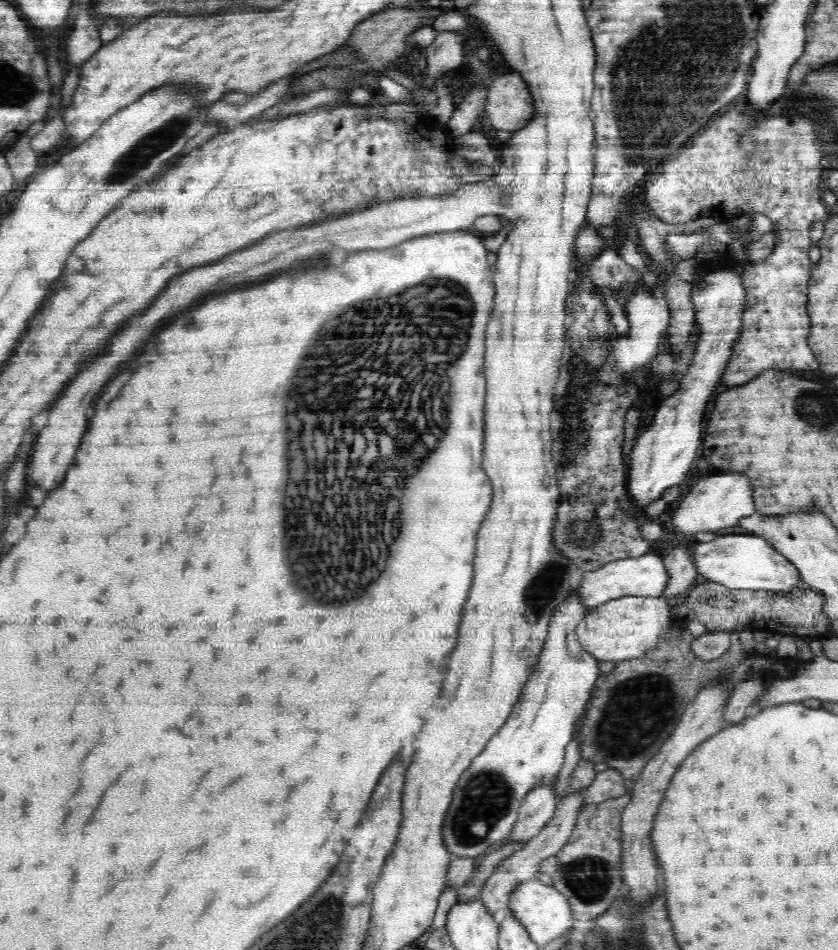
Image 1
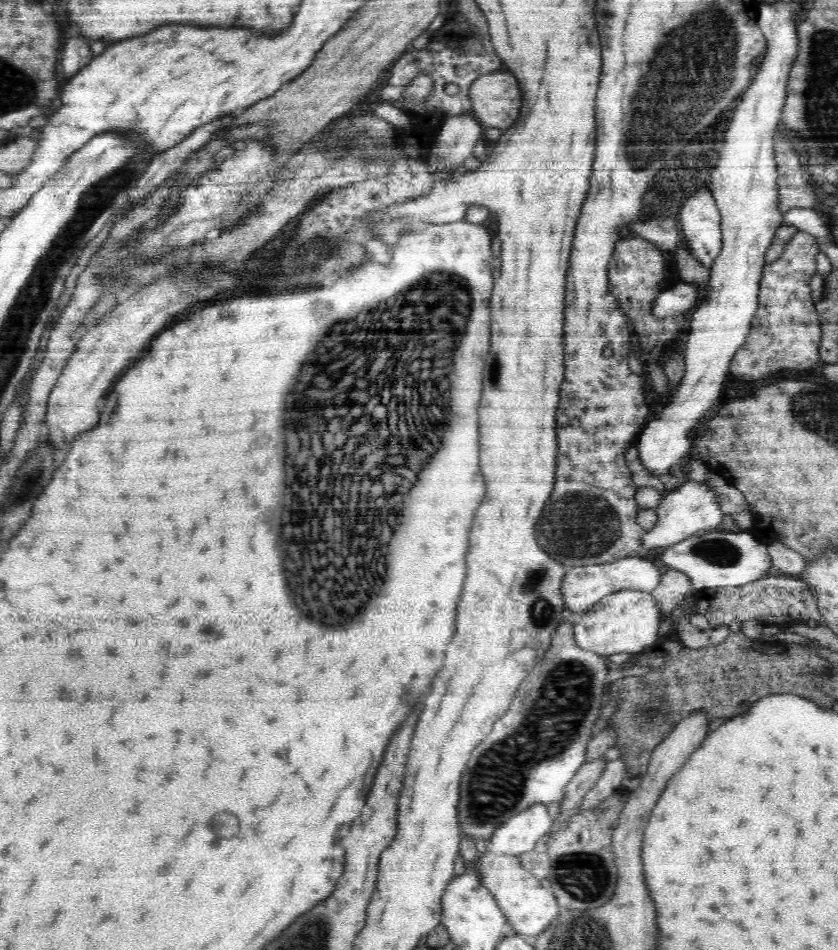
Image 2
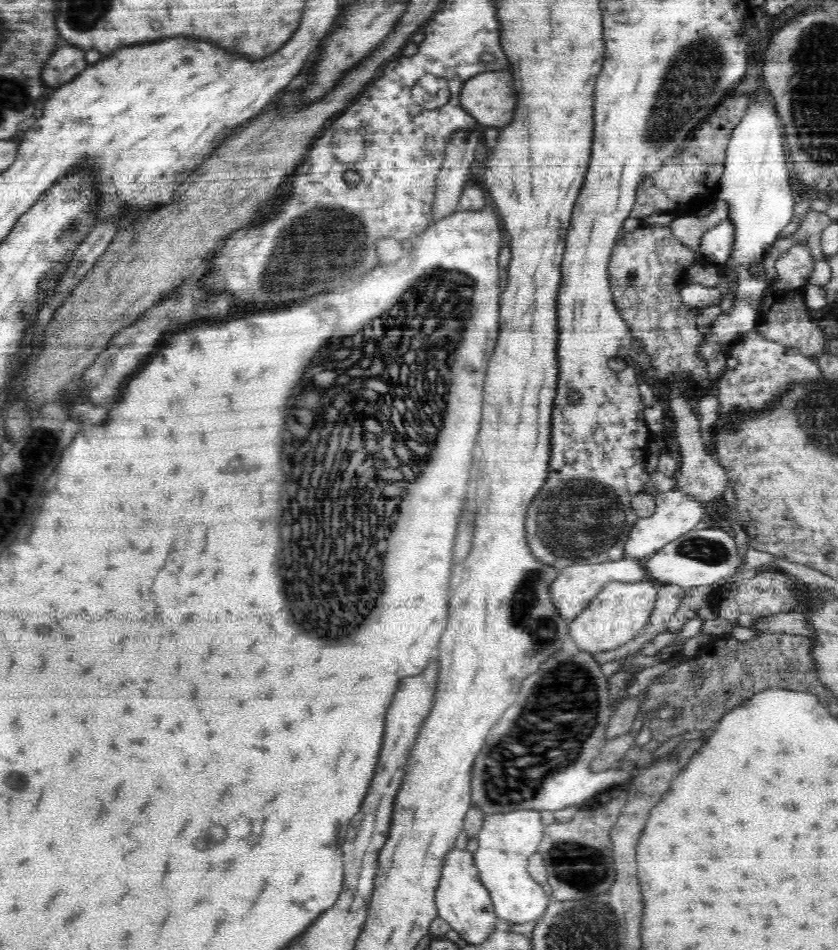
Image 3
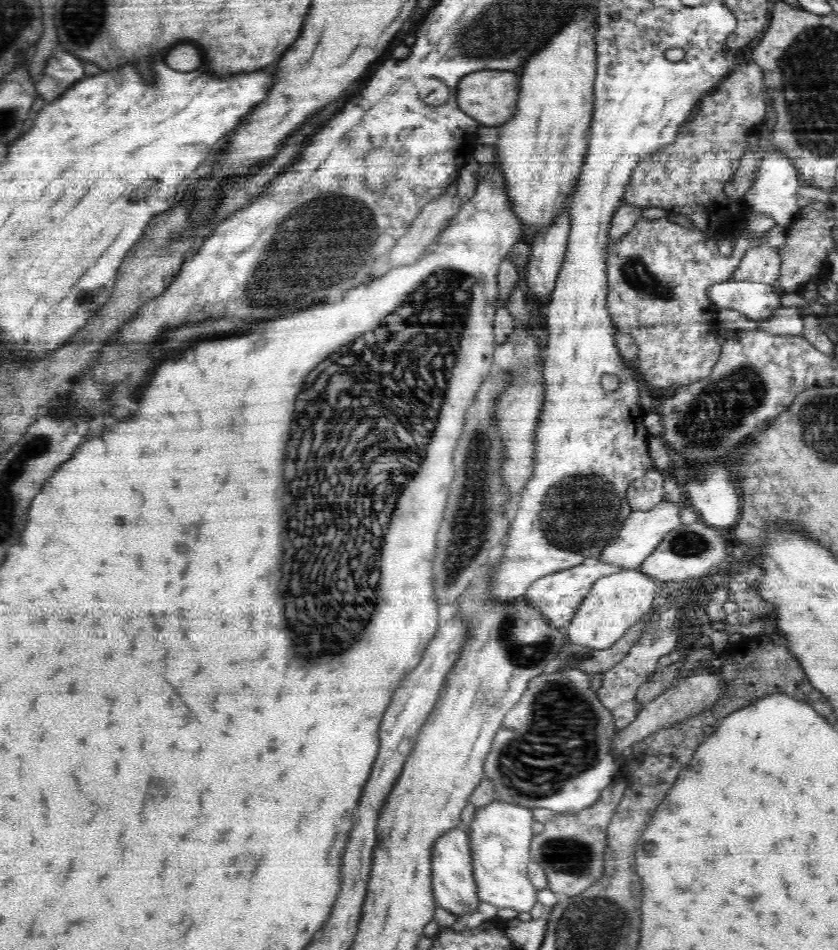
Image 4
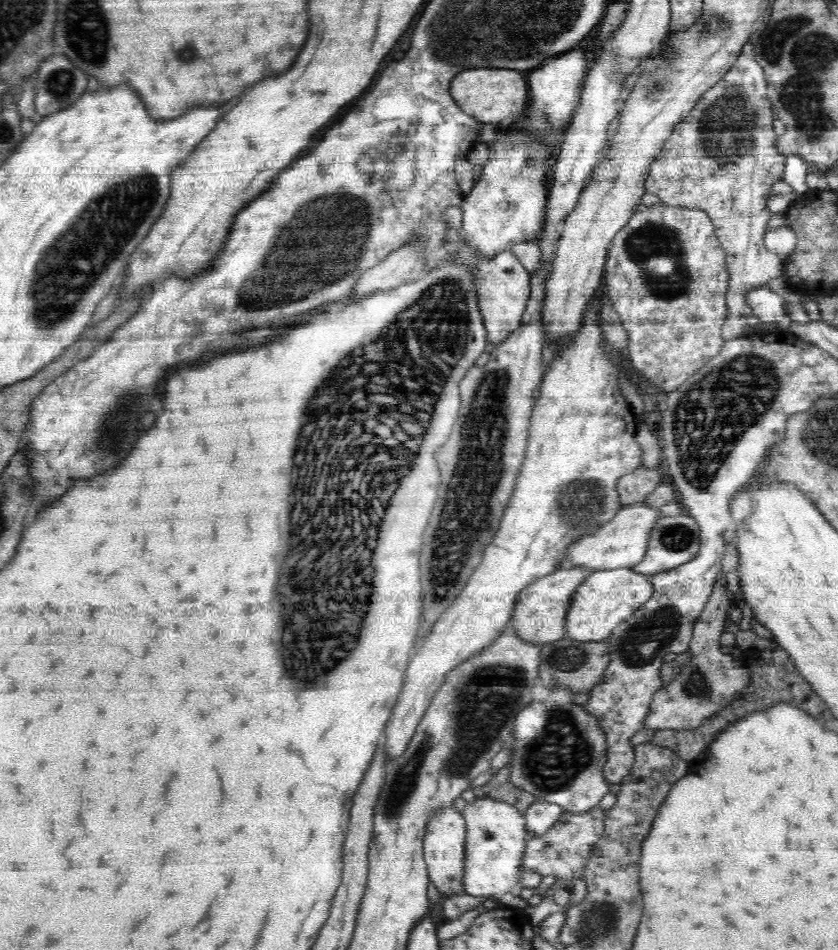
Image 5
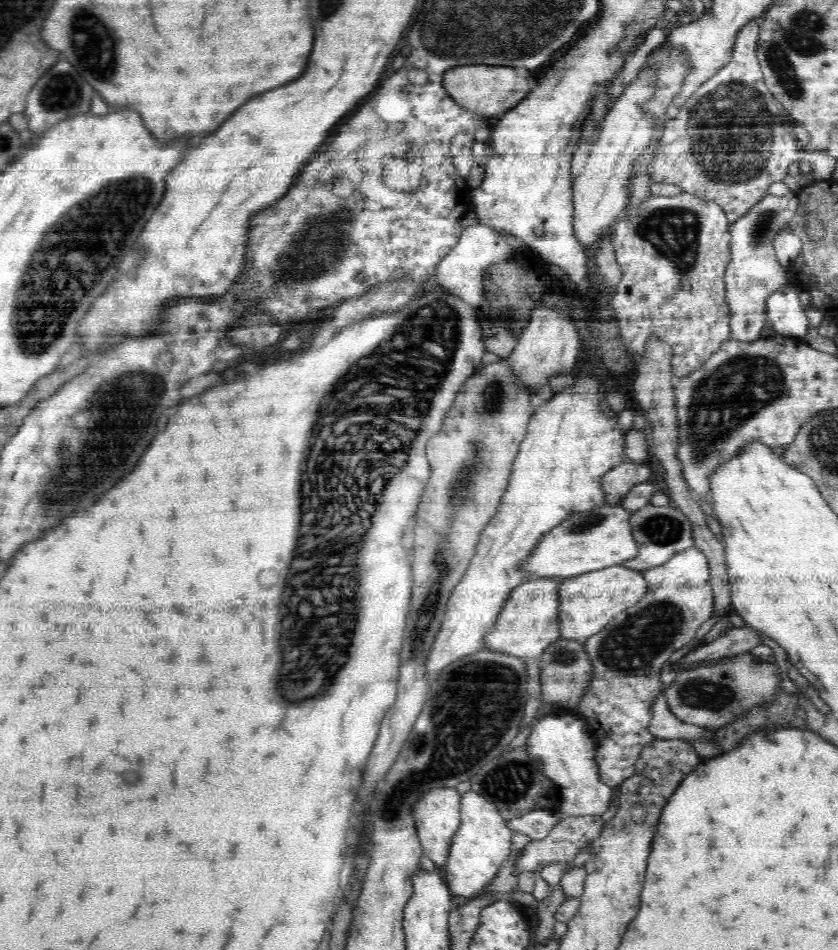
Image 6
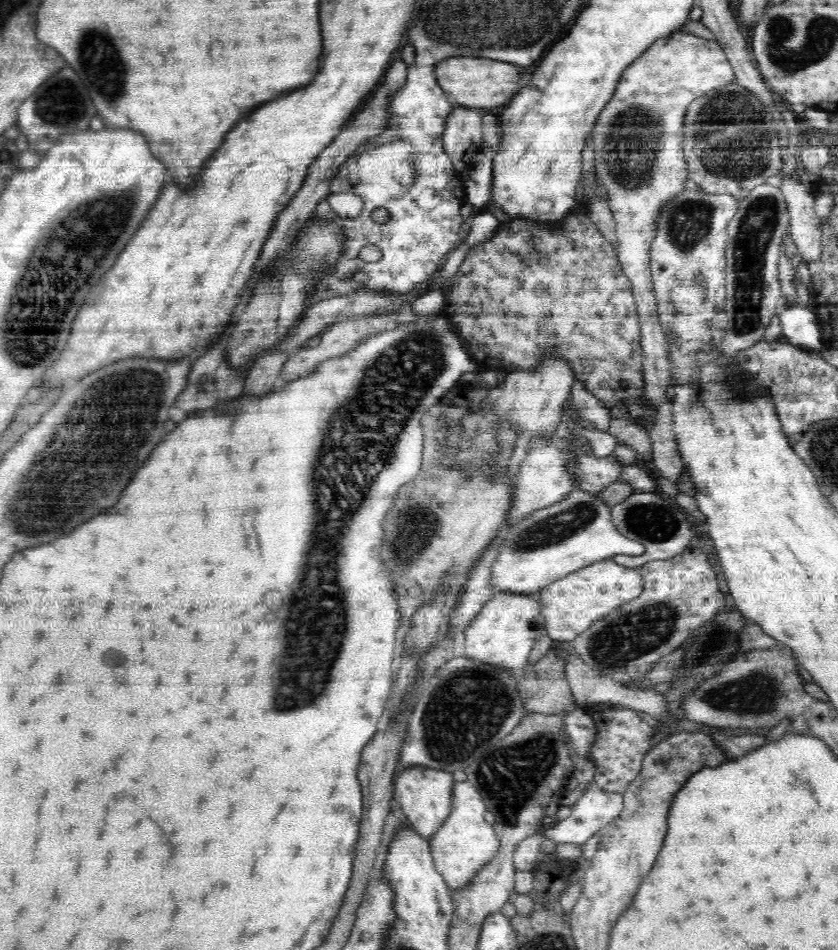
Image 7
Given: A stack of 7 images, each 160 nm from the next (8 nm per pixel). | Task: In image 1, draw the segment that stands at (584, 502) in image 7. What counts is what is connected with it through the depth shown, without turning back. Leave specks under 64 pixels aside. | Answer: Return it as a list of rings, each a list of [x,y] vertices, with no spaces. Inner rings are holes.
[[[740,473],[709,474],[707,477],[696,478],[688,494],[673,512],[673,528],[680,534],[712,534],[714,530],[736,526],[740,520],[755,516],[754,492],[748,476]]]

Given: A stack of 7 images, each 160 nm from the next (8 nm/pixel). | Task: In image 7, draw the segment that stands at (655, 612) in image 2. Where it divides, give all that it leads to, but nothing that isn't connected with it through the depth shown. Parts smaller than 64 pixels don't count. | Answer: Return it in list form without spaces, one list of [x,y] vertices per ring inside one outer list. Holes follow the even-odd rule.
[[[608,559],[577,570],[572,575],[548,584],[539,593],[546,634],[553,641],[573,641],[582,632],[588,631],[595,622],[602,621],[614,608],[639,598],[643,591],[640,567],[622,567]]]

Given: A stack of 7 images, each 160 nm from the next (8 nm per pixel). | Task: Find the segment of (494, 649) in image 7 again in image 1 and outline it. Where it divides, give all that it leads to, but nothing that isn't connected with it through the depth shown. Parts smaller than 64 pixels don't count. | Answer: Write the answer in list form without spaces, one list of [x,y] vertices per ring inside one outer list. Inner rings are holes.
[[[656,554],[612,561],[594,571],[585,571],[576,594],[588,610],[624,596],[662,597],[669,584],[669,575],[663,560]]]

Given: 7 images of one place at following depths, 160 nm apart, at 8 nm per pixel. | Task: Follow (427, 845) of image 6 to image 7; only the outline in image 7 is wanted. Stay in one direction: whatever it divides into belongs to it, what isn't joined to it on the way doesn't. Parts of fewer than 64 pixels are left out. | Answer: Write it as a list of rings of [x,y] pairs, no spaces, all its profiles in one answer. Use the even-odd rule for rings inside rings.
[[[421,766],[401,768],[395,774],[393,797],[400,802],[402,810],[413,827],[413,830],[430,841],[436,835],[438,828],[448,820],[452,810],[452,786],[454,777],[449,772],[430,770]]]

